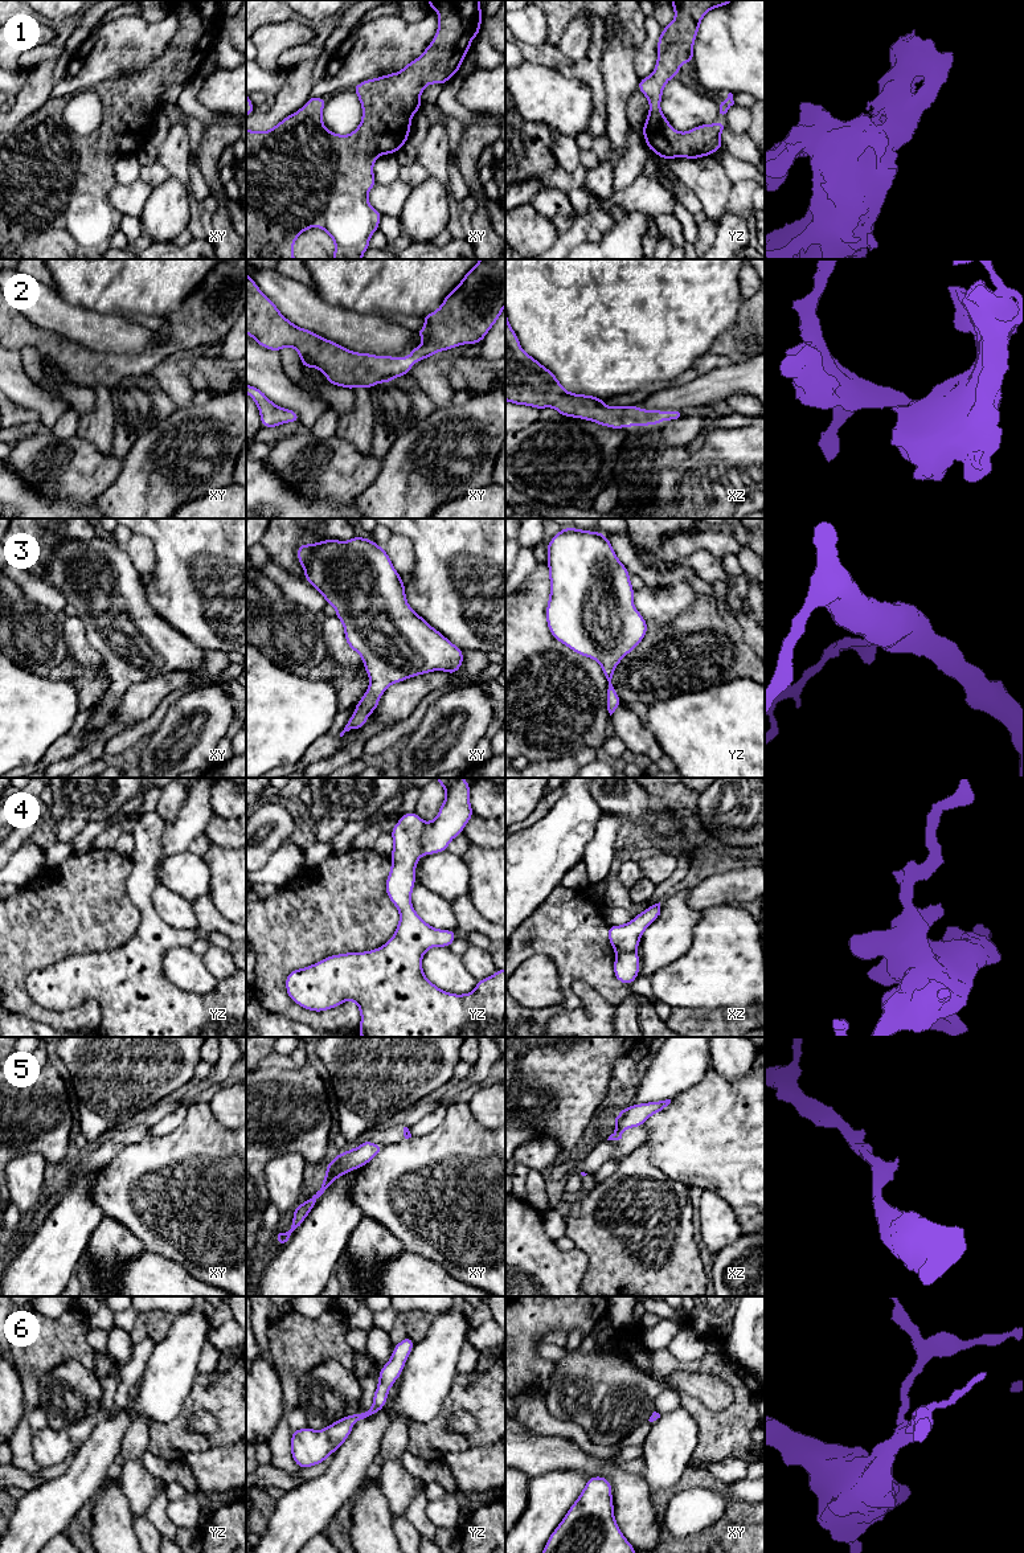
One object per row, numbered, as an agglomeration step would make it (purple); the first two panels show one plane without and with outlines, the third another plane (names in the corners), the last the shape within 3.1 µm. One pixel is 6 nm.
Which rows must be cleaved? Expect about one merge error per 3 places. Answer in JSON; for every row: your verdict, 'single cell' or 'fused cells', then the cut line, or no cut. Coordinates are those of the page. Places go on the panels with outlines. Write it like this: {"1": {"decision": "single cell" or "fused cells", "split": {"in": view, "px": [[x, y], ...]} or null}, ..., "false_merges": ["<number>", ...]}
{"1": {"decision": "single cell", "split": null}, "2": {"decision": "single cell", "split": null}, "3": {"decision": "single cell", "split": null}, "4": {"decision": "fused cells", "split": {"in": "yz", "px": [[425, 823], [421, 831], [421, 853]]}}, "5": {"decision": "single cell", "split": null}, "6": {"decision": "single cell", "split": null}, "false_merges": ["4"]}

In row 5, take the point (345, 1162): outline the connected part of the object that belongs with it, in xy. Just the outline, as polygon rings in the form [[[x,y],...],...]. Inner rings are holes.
[[[370,1140],[364,1142],[359,1147],[339,1154],[331,1160],[325,1169],[325,1176],[319,1191],[306,1202],[299,1204],[294,1209],[294,1218],[290,1230],[283,1234],[280,1230],[275,1233],[278,1245],[284,1246],[294,1232],[303,1224],[311,1209],[316,1205],[318,1198],[328,1189],[328,1187],[340,1176],[364,1167],[368,1164],[384,1147],[372,1143]]]

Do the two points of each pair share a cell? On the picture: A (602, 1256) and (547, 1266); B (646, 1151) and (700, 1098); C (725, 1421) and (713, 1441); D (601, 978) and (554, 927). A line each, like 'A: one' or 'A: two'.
A: two
B: two
C: one
D: one

